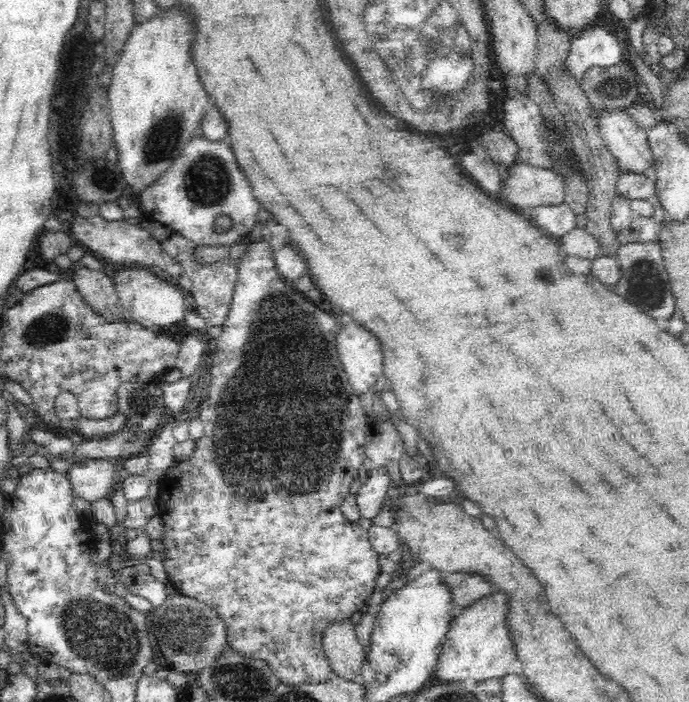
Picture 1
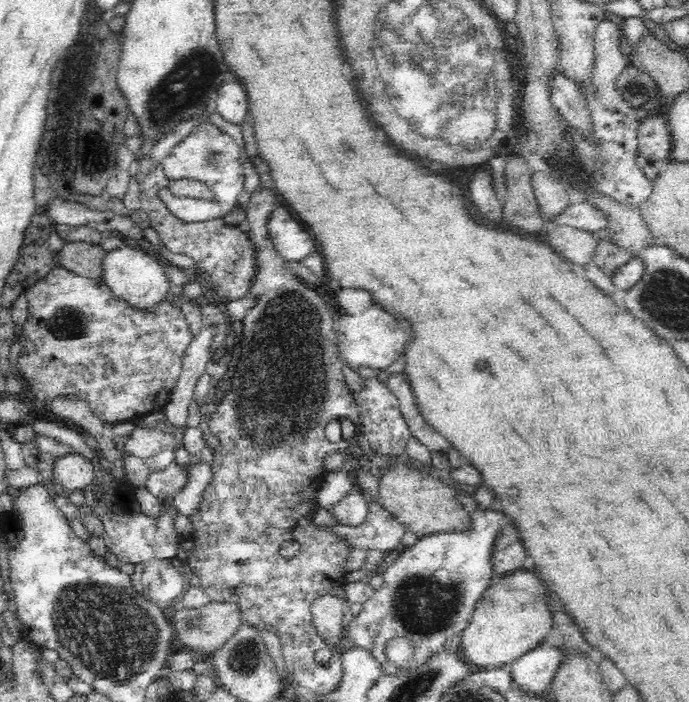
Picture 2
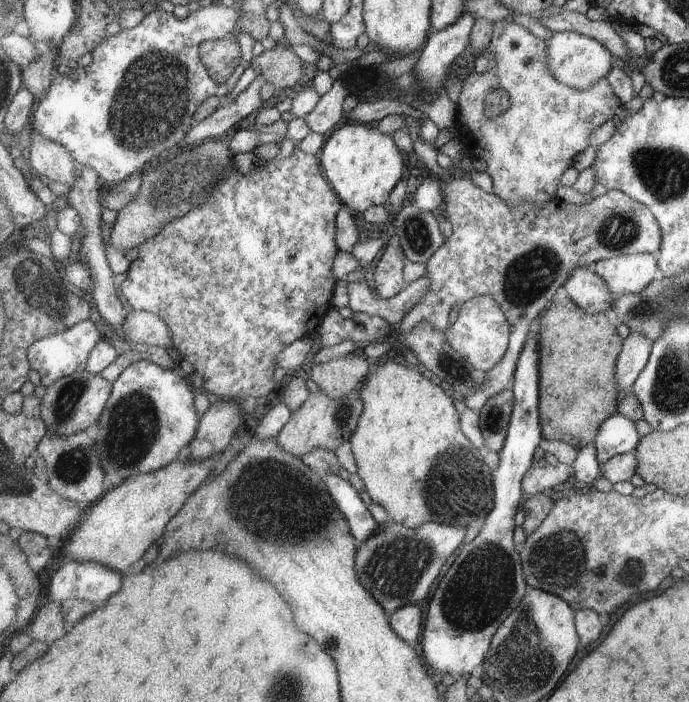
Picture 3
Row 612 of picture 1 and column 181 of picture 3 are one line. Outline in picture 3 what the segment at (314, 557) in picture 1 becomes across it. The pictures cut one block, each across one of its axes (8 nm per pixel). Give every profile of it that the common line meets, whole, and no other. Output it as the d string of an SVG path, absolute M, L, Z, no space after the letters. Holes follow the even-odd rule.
M296 148L291 156L272 160L267 163L257 160L254 170L243 176L232 167L232 173L220 183L216 193L207 202L191 210L185 216L176 218L165 225L165 228L152 239L139 246L138 257L132 262L127 278L120 284L122 299L128 308L135 311L149 311L159 315L169 325L174 340L174 348L191 363L205 382L205 391L243 402L247 397L267 396L278 386L275 381L275 370L278 367L280 354L296 340L313 335L321 328L323 319L333 307L334 292L337 280L334 277L334 260L338 249L336 223L338 212L344 207L330 179L324 174L320 157L316 157Z

